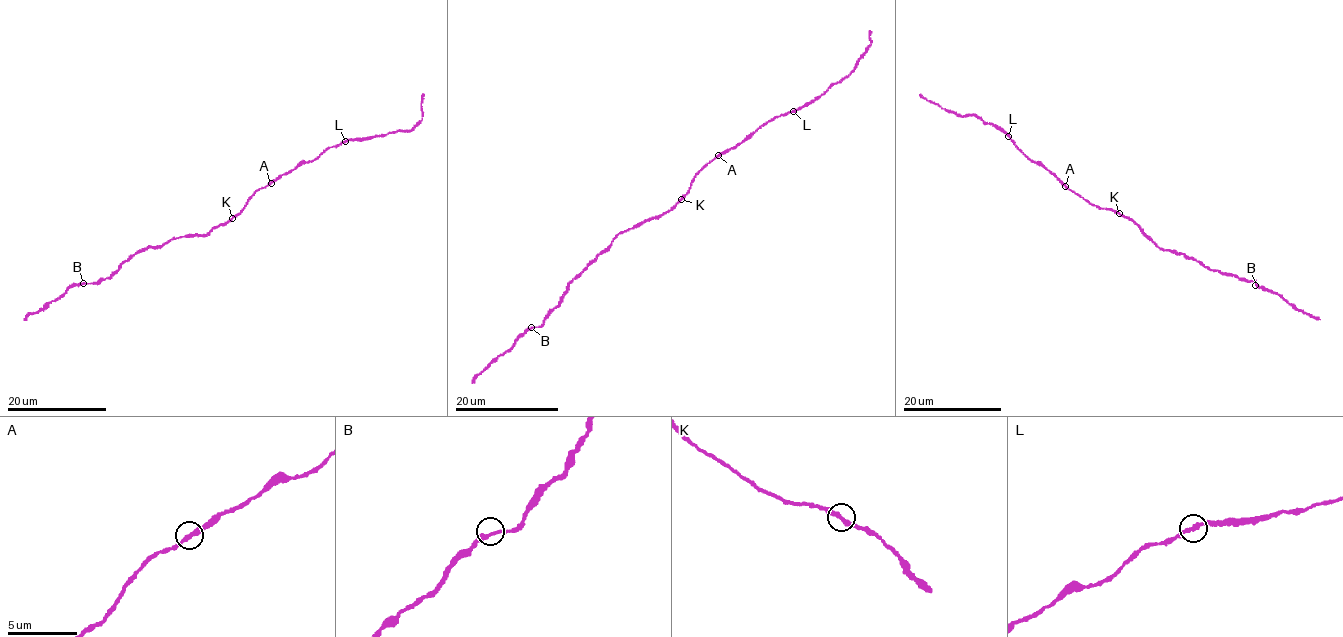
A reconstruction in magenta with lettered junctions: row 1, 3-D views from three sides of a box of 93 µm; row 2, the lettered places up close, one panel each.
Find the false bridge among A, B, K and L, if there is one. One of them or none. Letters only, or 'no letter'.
no letter

